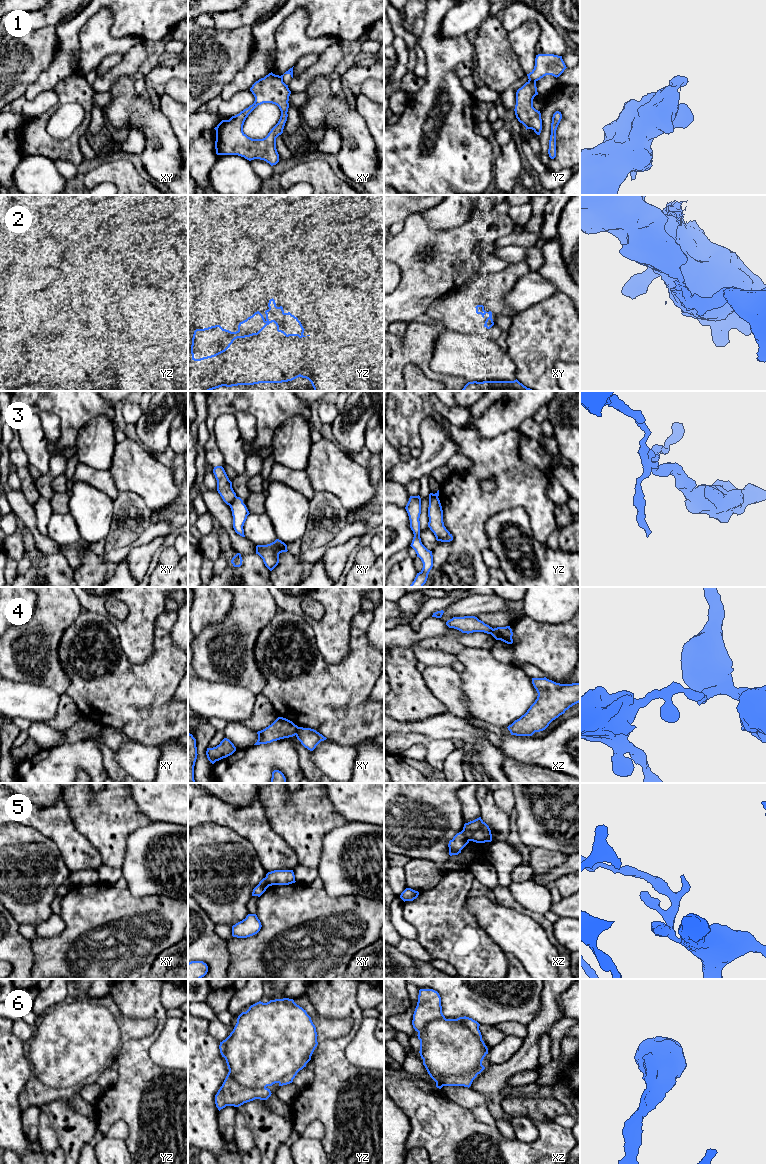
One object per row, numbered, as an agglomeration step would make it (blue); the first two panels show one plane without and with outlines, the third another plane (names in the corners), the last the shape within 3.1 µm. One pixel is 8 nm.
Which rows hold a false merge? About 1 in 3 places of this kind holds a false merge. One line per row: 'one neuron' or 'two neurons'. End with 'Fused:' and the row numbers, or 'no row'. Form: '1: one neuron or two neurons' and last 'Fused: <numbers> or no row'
1: two neurons
2: one neuron
3: two neurons
4: two neurons
5: two neurons
6: one neuron
Fused: 1, 3, 4, 5

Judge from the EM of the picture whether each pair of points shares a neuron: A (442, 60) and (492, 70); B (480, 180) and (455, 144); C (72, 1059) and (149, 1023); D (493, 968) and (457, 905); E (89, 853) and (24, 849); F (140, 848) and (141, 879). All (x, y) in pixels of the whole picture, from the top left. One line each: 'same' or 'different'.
A: different
B: same
C: same
D: same
E: different
F: same

